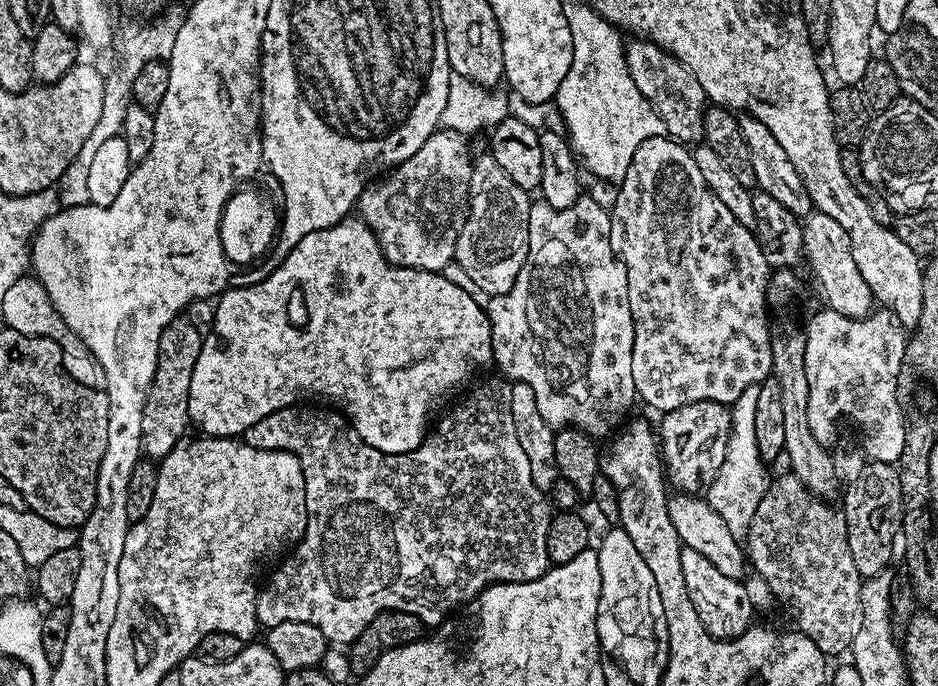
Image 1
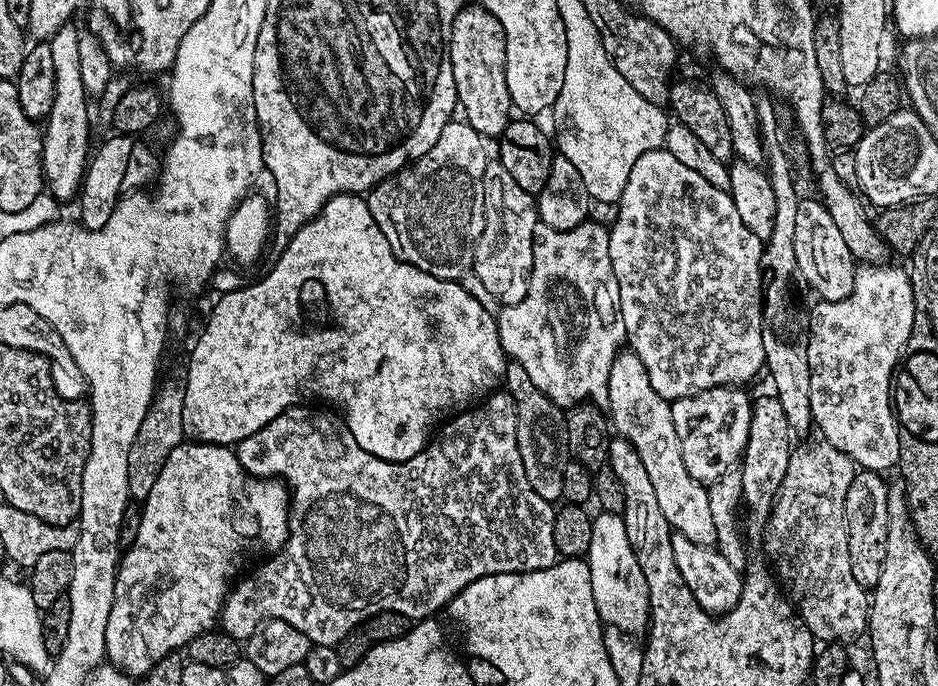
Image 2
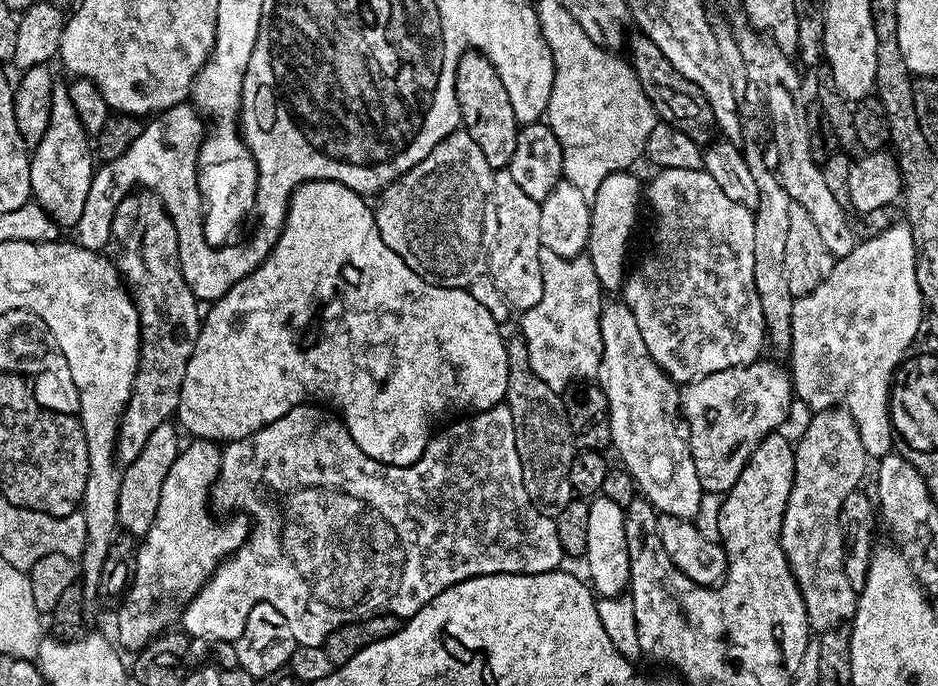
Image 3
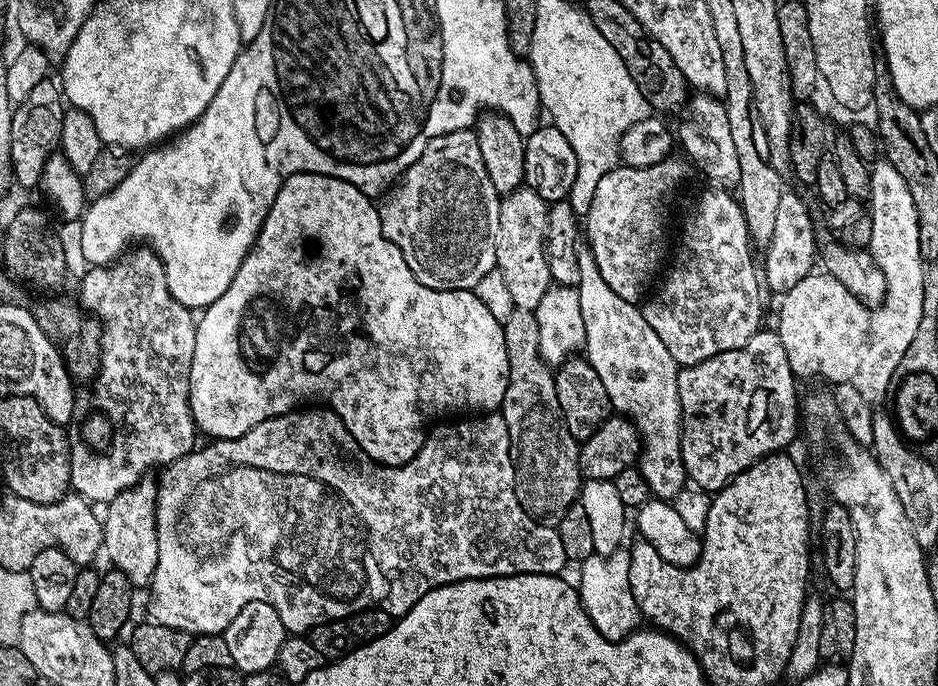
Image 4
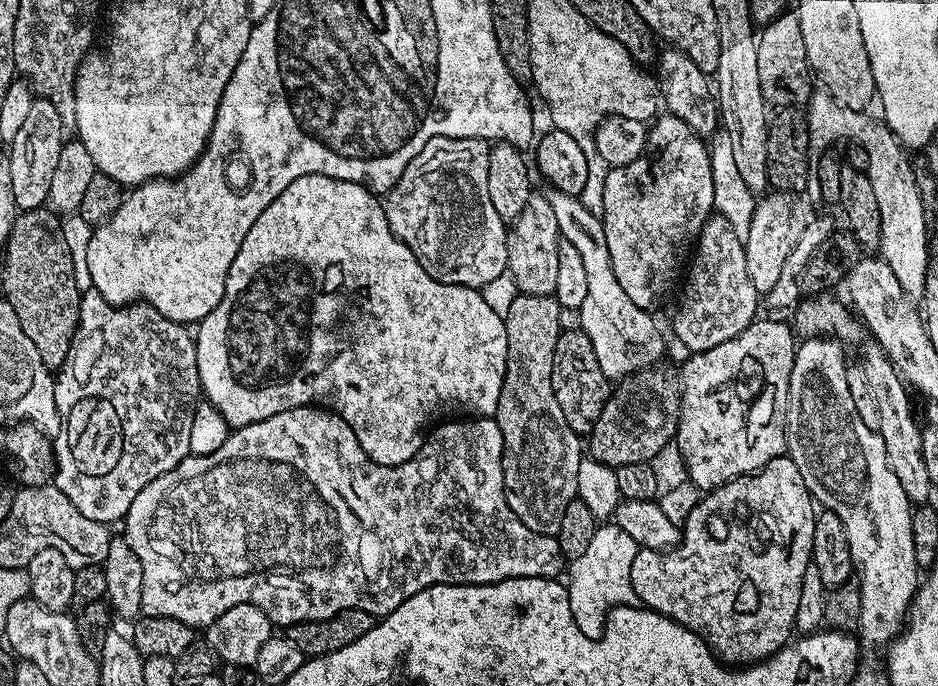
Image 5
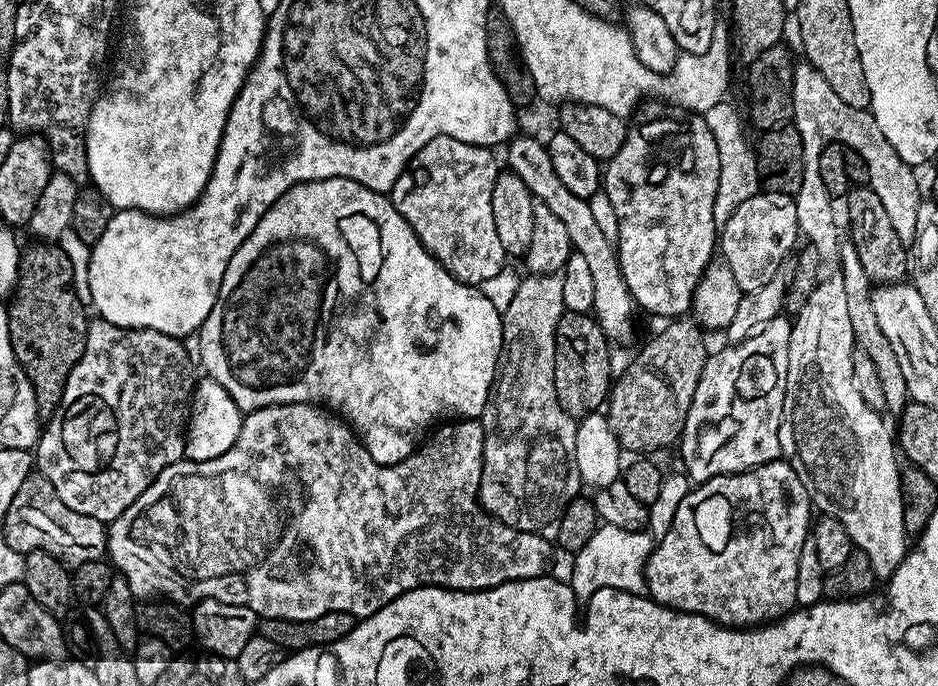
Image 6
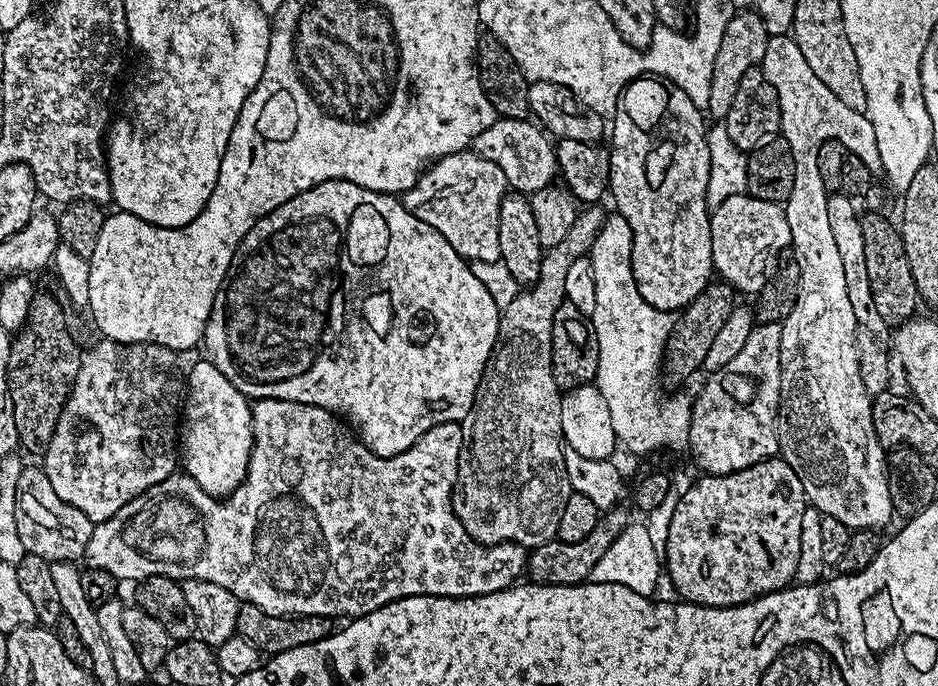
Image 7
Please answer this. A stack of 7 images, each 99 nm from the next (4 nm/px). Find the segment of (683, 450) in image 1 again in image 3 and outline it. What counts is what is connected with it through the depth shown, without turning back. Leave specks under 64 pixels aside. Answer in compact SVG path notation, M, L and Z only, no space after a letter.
M767 358L755 360L753 364L743 364L730 370L710 374L701 380L683 385L680 394L680 410L686 425L688 445L694 458L694 470L698 470L698 482L704 492L727 494L738 482L738 474L752 457L752 452L769 433L781 427L784 415L794 405L794 389L787 371L784 372Z

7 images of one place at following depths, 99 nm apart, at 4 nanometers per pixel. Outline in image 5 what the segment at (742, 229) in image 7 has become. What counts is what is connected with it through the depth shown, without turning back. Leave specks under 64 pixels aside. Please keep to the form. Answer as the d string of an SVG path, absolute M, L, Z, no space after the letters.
M773 191L755 205L753 217L750 218L750 234L744 241L744 253L746 274L750 274L750 282L754 282L754 290L757 294L767 294L774 289L786 258L797 245L802 230L805 230L808 224L810 213L800 199L801 197L794 192Z

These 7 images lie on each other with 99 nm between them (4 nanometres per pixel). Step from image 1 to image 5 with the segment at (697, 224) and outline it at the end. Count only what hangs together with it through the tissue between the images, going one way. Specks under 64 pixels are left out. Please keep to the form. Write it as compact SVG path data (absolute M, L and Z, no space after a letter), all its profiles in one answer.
M716 214L704 223L700 239L694 245L691 264L692 269L686 272L688 285L684 288L684 297L672 320L672 332L688 347L689 353L705 352L742 334L742 330L757 319L758 294L754 282L750 282L750 274L746 274L744 242L739 240L725 217Z

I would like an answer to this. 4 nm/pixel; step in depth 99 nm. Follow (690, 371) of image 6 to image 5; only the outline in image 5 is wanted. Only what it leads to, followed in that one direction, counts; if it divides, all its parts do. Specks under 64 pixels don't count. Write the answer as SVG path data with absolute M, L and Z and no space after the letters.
M663 364L645 368L619 381L609 393L594 430L588 435L589 455L612 469L635 462L649 463L676 437L680 421L679 373Z

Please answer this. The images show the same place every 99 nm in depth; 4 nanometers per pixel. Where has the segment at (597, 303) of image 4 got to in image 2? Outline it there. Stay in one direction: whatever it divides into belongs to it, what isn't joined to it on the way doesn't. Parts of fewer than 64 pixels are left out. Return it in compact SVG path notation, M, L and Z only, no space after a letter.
M622 350L614 358L614 366L610 368L606 408L610 413L611 427L620 431L617 432L619 439L628 440L638 452L642 466L646 466L650 486L654 486L658 507L662 509L662 518L666 518L673 533L690 538L690 542L698 546L715 545L716 531L714 518L710 515L708 488L690 478L690 470L686 470L686 462L682 462L682 448L674 430L671 403L663 400L658 390L650 386L650 376L646 374L642 360L631 350Z

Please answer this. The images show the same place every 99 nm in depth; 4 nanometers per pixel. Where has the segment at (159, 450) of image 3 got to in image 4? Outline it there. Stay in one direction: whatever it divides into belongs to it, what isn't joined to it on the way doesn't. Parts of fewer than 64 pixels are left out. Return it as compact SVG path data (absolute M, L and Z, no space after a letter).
M152 478L139 480L135 486L128 488L122 494L108 501L102 512L104 526L103 555L108 555L108 560L113 569L121 572L132 583L133 589L147 589L152 582L152 575L158 566L158 534L156 533L156 500L160 497L157 481Z

